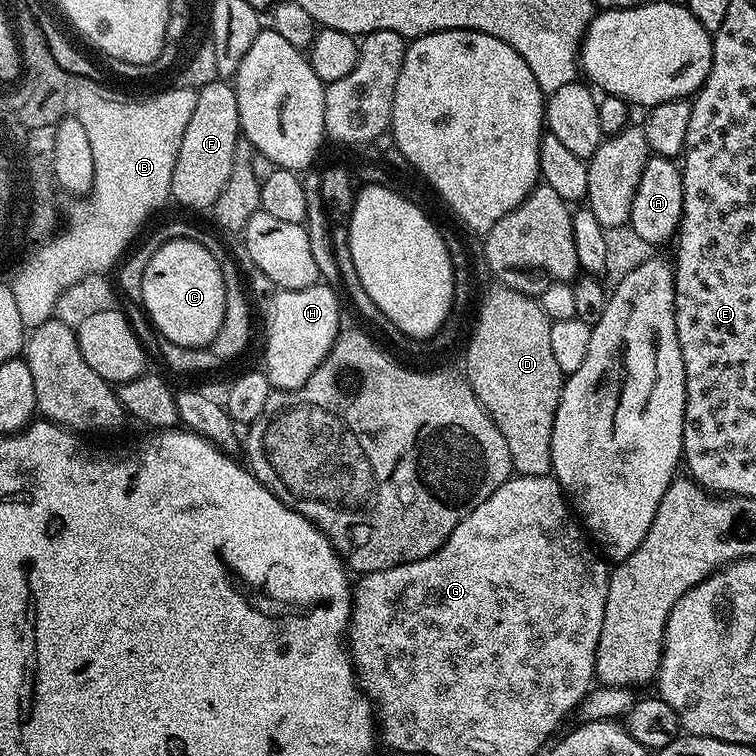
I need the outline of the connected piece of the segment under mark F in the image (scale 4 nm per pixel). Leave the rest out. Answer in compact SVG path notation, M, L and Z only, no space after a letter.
M218 78L198 89L194 114L190 114L186 134L182 134L182 146L178 146L178 158L174 162L171 199L177 200L184 208L211 209L218 194L222 194L222 186L226 186L230 178L230 170L234 170L234 150L241 136L235 87L227 79Z

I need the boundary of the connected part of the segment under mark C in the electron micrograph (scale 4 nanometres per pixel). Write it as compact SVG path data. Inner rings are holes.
M174 239L159 245L142 279L139 303L148 311L159 335L180 346L207 348L224 317L222 270L199 239Z

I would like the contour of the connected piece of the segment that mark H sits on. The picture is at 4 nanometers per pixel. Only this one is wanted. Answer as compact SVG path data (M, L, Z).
M317 282L302 290L289 288L277 291L272 300L272 321L268 324L268 341L264 344L262 371L276 390L301 388L314 370L328 356L342 331L341 297L330 286Z

